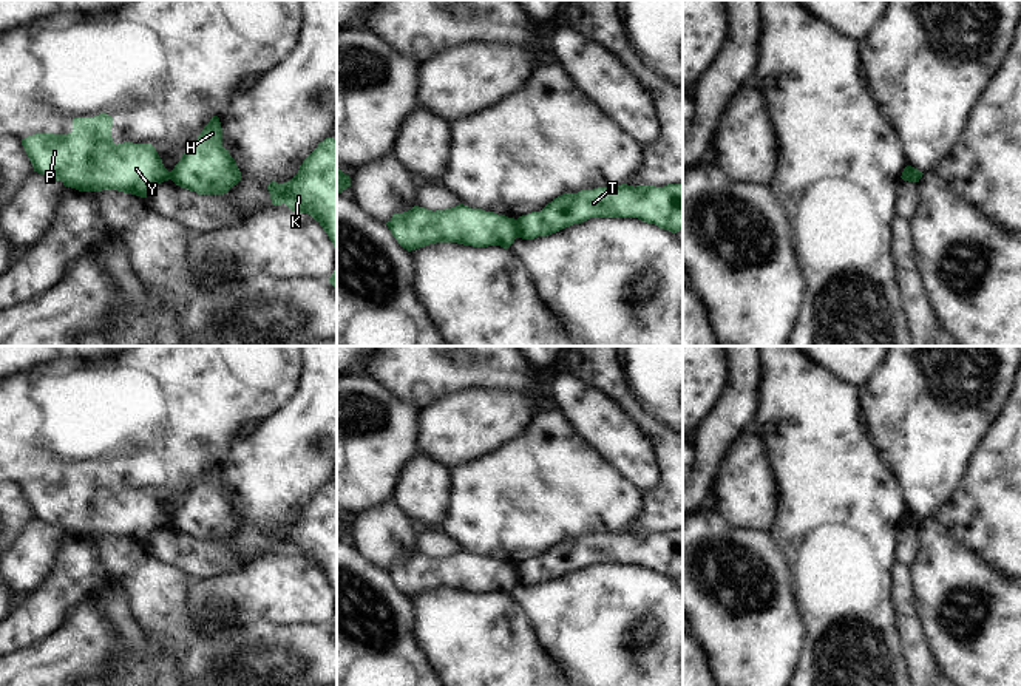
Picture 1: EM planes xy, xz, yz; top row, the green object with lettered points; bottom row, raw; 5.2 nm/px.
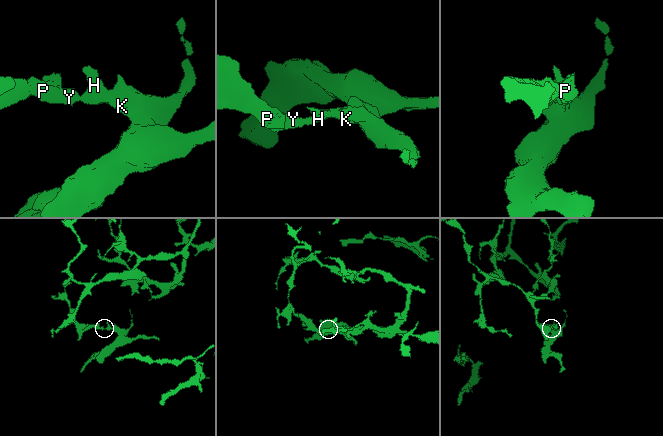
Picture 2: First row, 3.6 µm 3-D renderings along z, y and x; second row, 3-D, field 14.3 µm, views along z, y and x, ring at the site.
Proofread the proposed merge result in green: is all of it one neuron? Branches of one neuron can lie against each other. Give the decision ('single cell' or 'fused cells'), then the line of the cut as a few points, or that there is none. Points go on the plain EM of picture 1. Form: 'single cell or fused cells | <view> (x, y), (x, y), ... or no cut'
fused cells | xz (515, 566), (519, 583)

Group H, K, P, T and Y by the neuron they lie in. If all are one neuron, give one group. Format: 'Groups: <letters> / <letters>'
Groups: H K T / P Y

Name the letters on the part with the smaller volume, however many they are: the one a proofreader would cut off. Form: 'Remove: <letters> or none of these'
Remove: H, K, T

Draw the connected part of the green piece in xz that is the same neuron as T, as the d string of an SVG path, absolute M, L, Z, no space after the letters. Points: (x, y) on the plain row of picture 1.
M683 530L598 533L564 539L541 558L519 562L519 584L548 582L590 564L638 564L677 579L683 576Z

